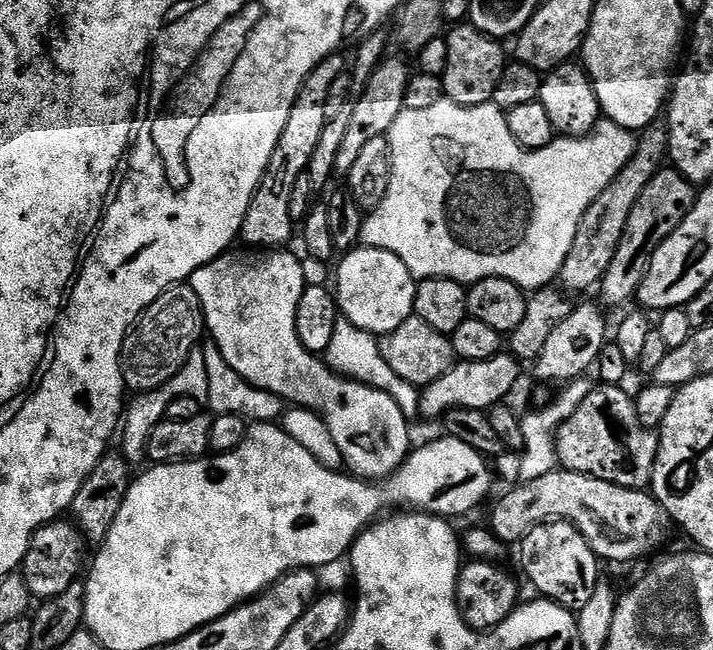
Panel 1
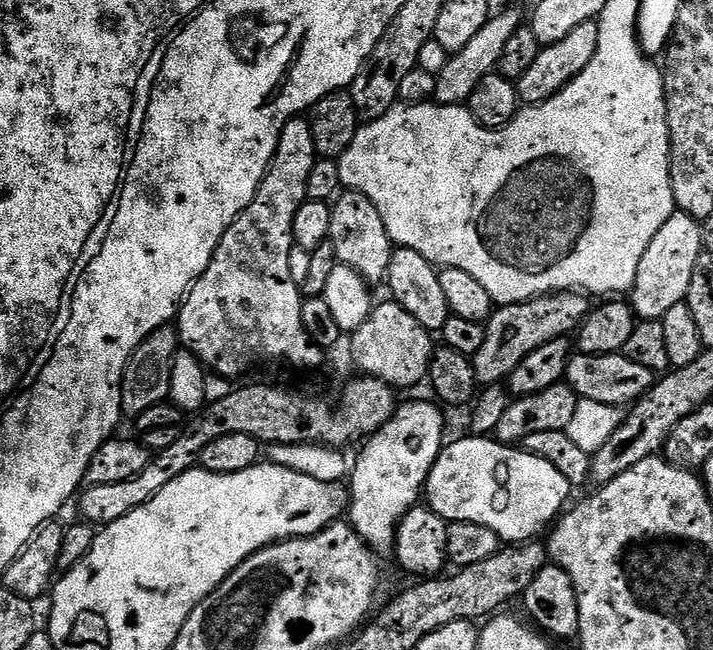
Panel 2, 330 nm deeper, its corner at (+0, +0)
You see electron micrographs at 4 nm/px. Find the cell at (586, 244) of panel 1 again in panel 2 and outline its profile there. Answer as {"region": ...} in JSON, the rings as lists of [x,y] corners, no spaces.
{"region":[[[579,291],[553,292],[550,296],[538,296],[521,304],[497,307],[487,322],[486,342],[482,342],[482,350],[471,357],[477,385],[496,386],[507,381],[514,366],[518,366],[526,354],[551,340],[571,337],[583,324],[589,311],[589,297]]]}

